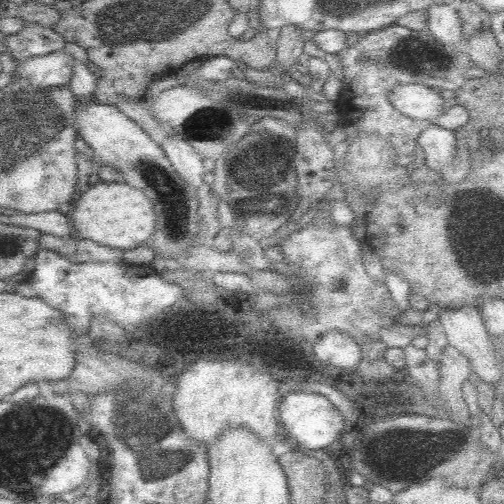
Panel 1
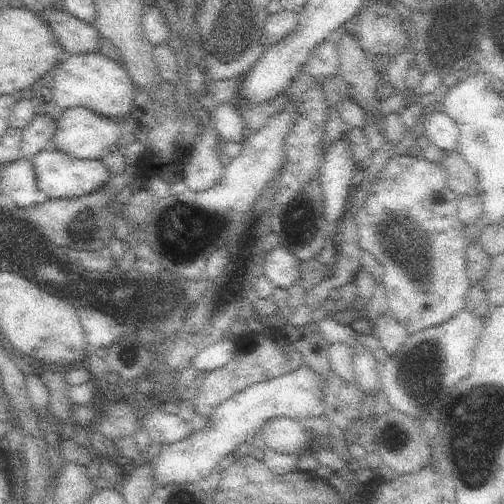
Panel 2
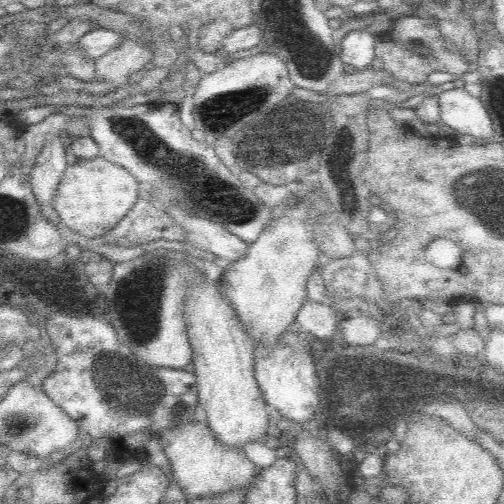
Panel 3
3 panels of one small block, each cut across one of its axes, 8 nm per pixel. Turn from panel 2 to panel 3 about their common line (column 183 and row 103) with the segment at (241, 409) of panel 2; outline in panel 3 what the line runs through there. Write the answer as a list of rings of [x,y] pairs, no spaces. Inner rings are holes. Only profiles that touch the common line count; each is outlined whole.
[[[452,88],[438,94],[440,122],[454,134],[470,134],[478,142],[490,142],[494,138],[494,122],[480,98],[474,98],[464,88]]]

